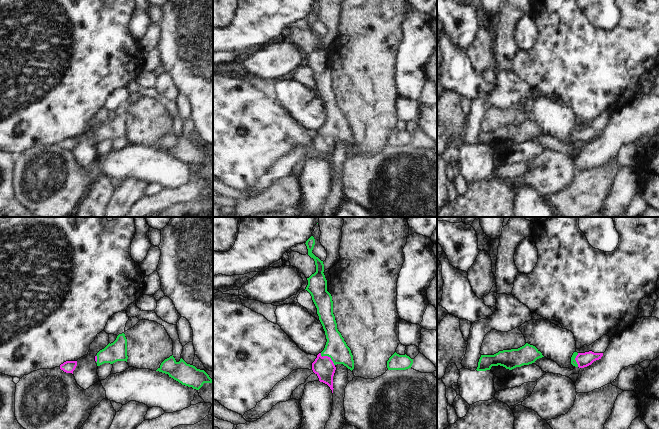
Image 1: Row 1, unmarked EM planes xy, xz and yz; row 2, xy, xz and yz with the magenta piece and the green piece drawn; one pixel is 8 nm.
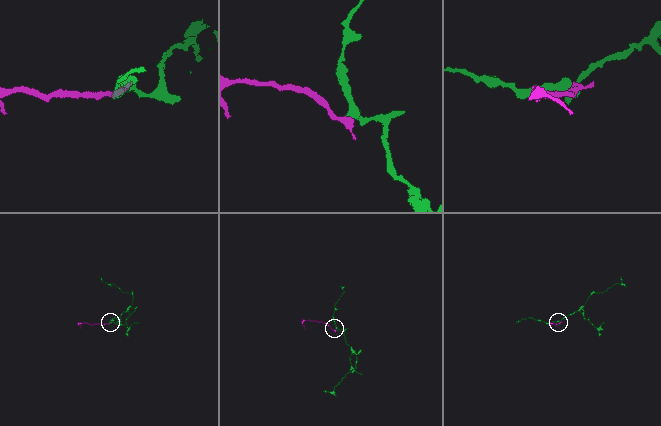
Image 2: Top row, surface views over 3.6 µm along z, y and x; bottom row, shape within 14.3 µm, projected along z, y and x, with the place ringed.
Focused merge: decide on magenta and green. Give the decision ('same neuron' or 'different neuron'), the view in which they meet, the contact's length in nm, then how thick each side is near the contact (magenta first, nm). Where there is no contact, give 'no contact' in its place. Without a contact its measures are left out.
same neuron; meets magenta in xz; contact 160 nm long; 160 nm thick on the magenta side, 180 nm on the other

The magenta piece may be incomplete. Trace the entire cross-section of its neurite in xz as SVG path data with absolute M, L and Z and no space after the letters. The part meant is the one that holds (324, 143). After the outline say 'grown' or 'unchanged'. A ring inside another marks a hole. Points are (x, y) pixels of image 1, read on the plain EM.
M311 12L305 20L308 25L308 31L314 35L316 41L316 48L307 54L308 61L305 66L312 72L327 115L324 126L317 131L317 134L312 139L312 146L318 152L319 157L327 160L333 169L335 141L343 140L352 147L354 145L354 136L350 124L337 105L333 90L332 72L327 67L327 56L323 49L323 37L312 29L315 21L314 13Z | grown

